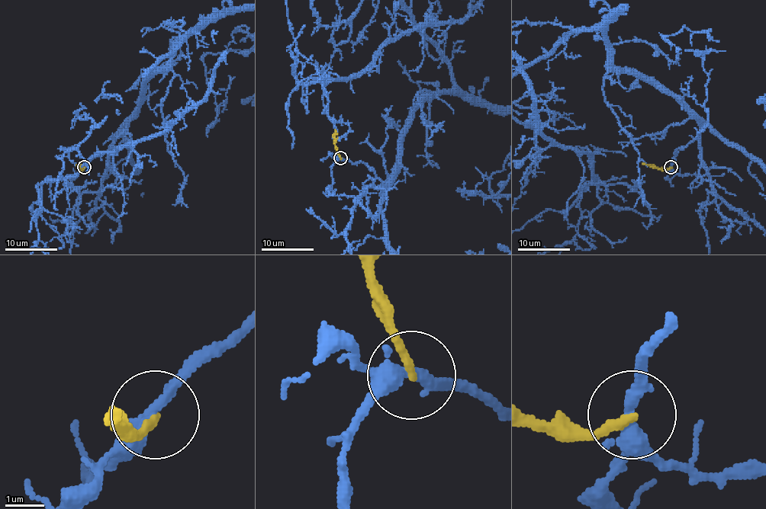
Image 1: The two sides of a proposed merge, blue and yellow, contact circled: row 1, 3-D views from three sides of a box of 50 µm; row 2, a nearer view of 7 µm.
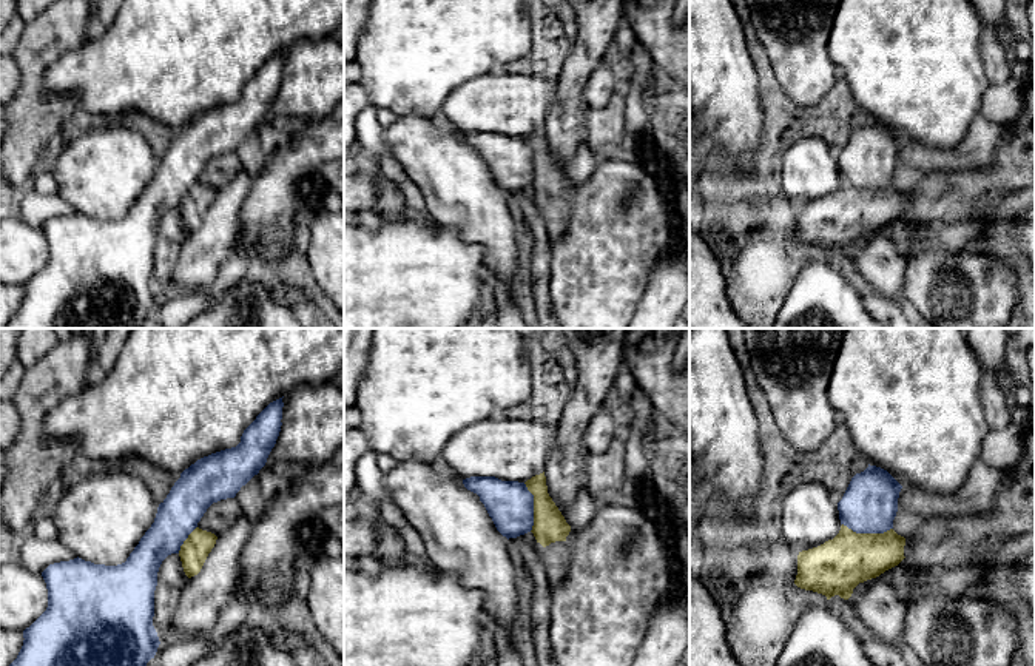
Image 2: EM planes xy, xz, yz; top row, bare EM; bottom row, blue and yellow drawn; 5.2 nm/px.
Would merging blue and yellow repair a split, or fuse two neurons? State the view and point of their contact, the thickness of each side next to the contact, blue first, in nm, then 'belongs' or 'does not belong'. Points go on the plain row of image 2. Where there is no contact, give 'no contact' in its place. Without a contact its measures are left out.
yz (867, 187) | 280/280 nm | does not belong

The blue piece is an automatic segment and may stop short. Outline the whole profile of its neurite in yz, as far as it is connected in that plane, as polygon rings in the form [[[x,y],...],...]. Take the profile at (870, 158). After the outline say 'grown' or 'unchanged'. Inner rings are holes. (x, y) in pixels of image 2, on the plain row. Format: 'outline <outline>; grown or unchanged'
outline [[[870,120],[856,128],[838,157],[841,179],[856,188],[893,183],[902,140],[884,123]]]; unchanged

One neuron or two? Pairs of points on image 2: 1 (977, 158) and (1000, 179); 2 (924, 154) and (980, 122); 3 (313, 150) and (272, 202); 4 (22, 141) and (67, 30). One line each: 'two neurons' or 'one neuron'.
1: two neurons
2: one neuron
3: one neuron
4: one neuron

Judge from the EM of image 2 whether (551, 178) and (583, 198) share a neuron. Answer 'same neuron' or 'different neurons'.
different neurons

